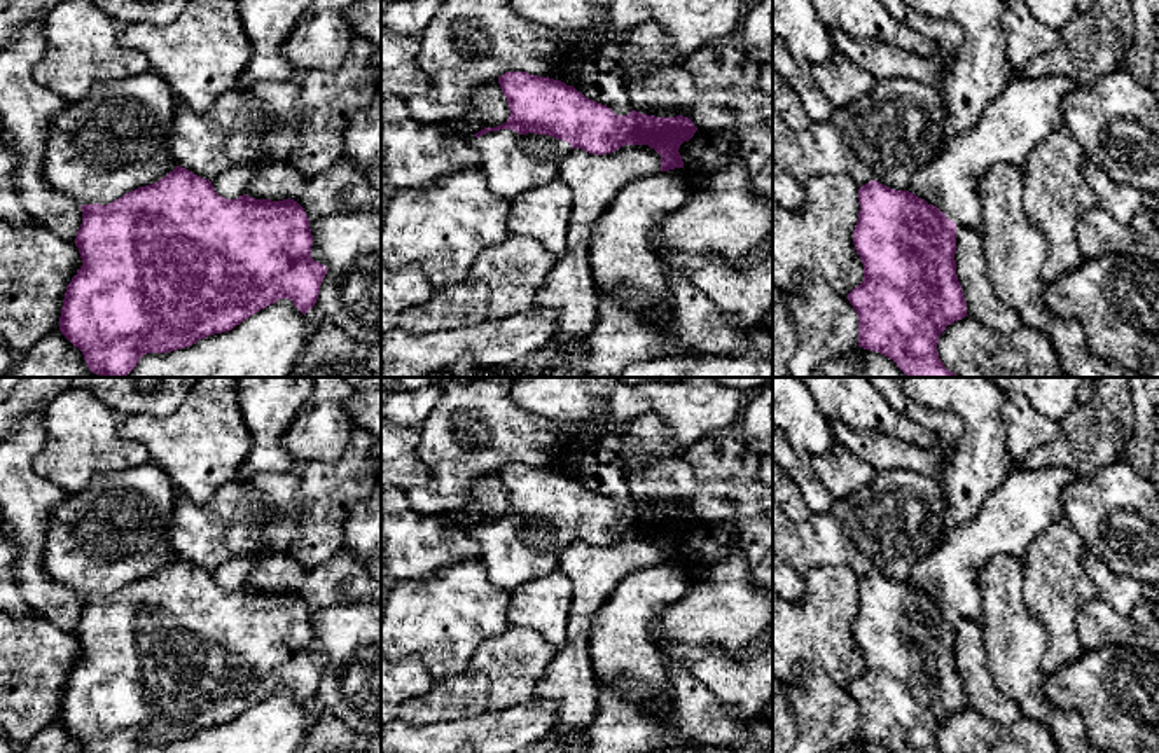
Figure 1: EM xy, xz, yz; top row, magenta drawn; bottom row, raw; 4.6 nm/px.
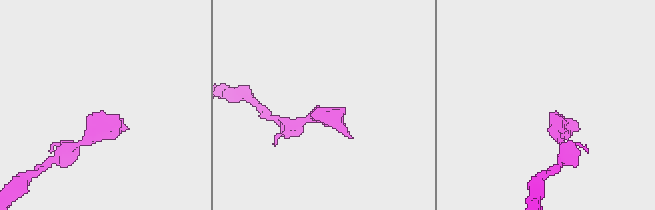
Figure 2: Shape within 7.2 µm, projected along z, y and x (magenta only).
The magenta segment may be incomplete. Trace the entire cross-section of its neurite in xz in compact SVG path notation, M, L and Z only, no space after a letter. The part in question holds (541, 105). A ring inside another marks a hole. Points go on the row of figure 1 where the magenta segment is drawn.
M505 72L498 77L498 84L510 115L505 124L475 133L472 143L482 155L481 171L489 189L507 201L559 178L561 159L572 149L603 155L624 145L649 145L661 155L661 171L684 168L678 149L697 131L694 122L684 115L656 117L636 110L617 115L607 105L586 98L573 86L549 77Z

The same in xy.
M177 166L156 183L138 187L108 204L82 204L75 246L82 266L66 287L59 330L82 351L93 374L126 377L147 353L196 344L274 304L290 299L306 314L318 299L327 267L311 259L313 236L304 208L294 199L236 199L219 196L210 180Z

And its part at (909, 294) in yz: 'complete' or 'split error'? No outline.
split error

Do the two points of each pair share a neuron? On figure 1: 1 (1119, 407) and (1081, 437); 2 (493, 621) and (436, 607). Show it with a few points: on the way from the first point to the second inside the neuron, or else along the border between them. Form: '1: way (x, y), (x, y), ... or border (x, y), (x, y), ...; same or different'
1: way (1110, 416), (1089, 434); same
2: way (479, 610), (450, 610); same

